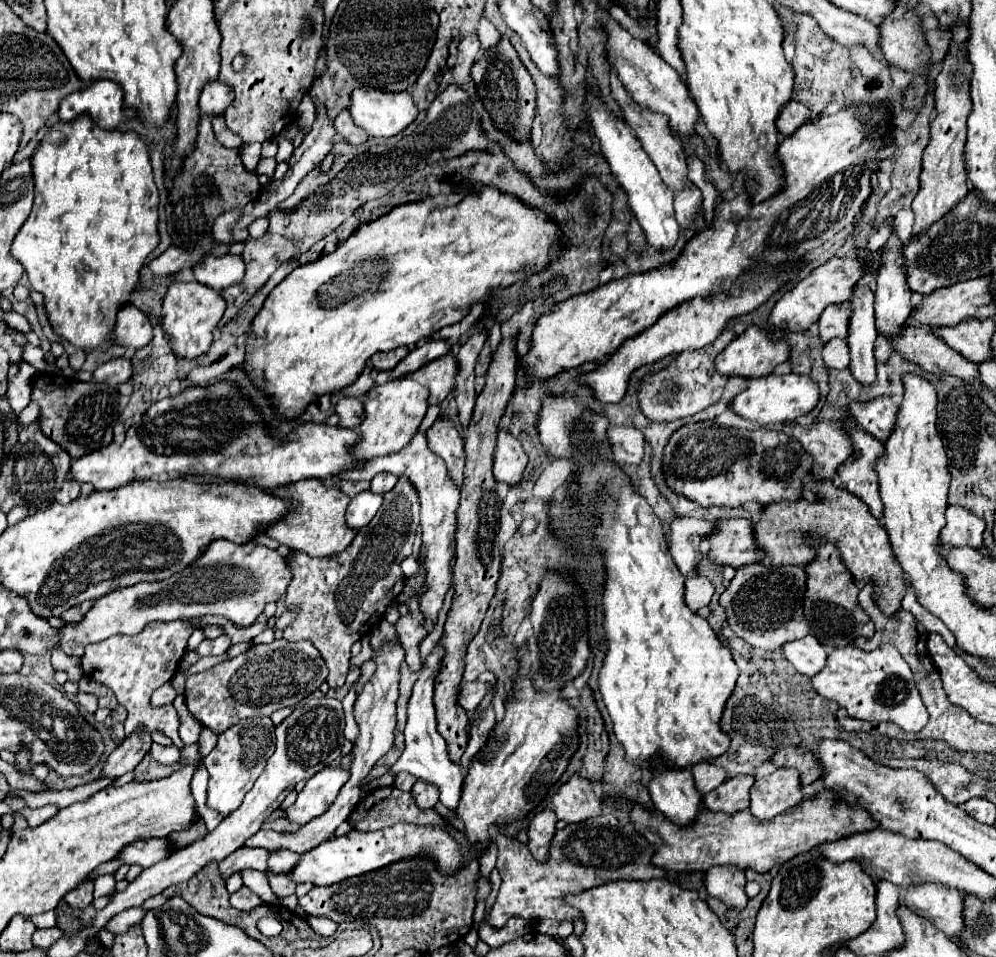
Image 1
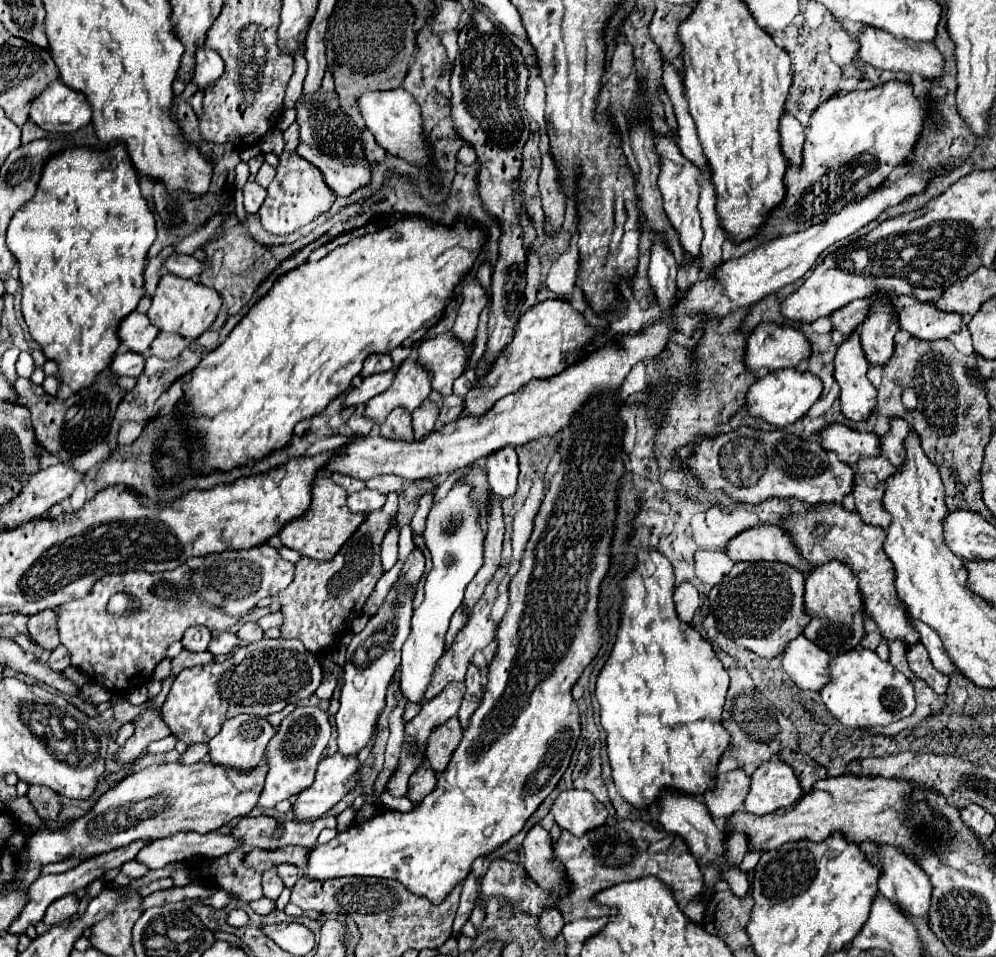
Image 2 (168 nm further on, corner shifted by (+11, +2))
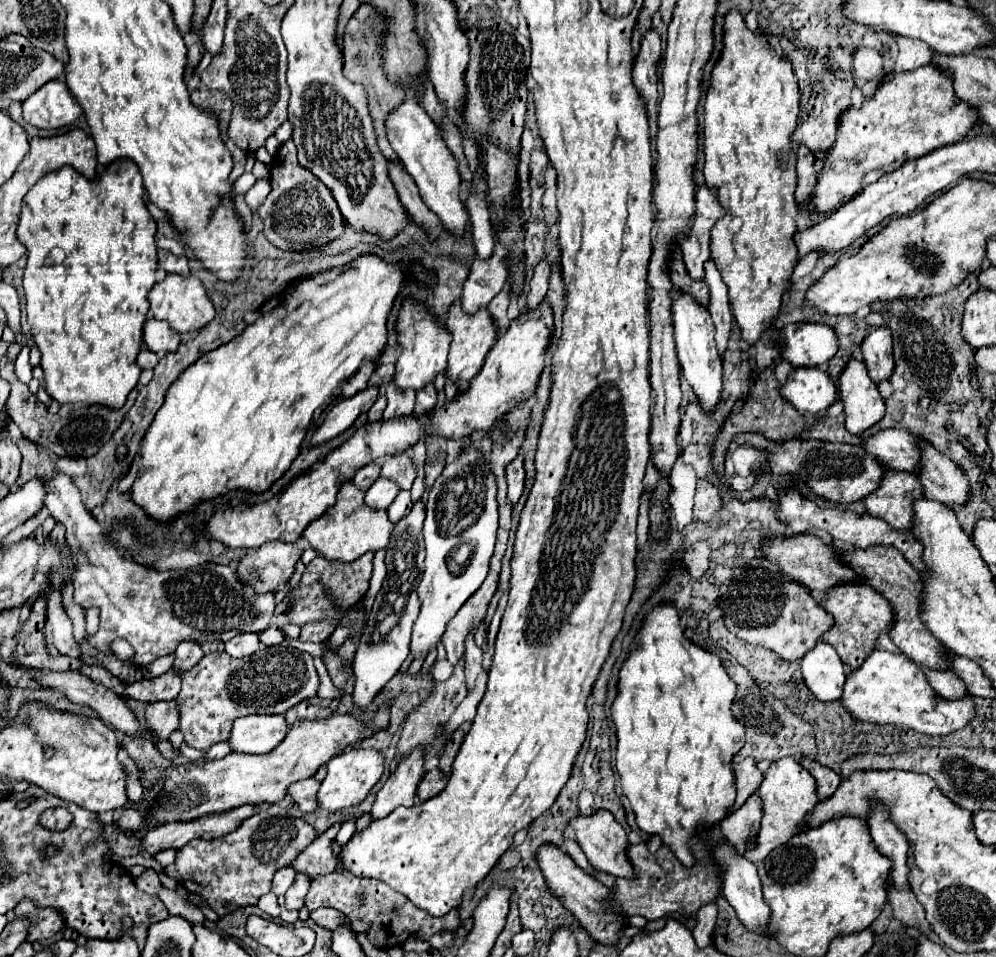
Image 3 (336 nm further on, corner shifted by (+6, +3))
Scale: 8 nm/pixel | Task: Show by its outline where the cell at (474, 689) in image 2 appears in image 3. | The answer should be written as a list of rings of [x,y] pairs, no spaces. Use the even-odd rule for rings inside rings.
[[[467,636],[467,640],[465,640],[465,678],[469,684],[469,692],[473,690],[473,682],[481,670],[483,670],[481,648],[473,642],[473,636]]]

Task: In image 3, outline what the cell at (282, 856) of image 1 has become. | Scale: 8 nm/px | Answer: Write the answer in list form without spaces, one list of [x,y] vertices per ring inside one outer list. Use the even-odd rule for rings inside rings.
[[[297,874],[293,886],[285,894],[285,906],[289,910],[301,910],[305,906],[303,902],[305,902],[307,890],[309,890],[309,878],[305,874]]]

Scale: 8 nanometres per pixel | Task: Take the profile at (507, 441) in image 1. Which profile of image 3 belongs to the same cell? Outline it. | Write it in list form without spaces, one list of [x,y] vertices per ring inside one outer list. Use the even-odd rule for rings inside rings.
[[[517,456],[513,464],[507,468],[507,486],[509,486],[509,500],[513,504],[519,502],[523,490],[525,490],[525,468],[523,468],[523,456]]]

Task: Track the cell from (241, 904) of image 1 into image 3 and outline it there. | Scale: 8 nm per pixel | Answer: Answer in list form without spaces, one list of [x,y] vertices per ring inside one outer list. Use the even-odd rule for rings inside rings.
[[[273,892],[265,894],[265,896],[259,900],[259,908],[261,908],[263,912],[267,912],[271,918],[277,918],[279,912],[281,912],[279,902],[277,902],[277,896],[273,896]]]

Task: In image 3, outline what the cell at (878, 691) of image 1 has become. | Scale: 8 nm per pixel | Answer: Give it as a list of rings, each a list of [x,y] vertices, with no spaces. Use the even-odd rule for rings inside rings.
[[[875,650],[859,670],[847,674],[841,704],[863,722],[907,726],[929,736],[945,736],[961,730],[977,714],[971,694],[965,692],[965,696],[959,700],[945,700],[937,696],[919,664],[915,664],[903,652],[893,654],[887,650]]]

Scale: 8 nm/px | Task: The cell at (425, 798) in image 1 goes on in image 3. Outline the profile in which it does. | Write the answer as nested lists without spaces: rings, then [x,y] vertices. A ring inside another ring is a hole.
[[[433,768],[429,772],[425,772],[423,780],[419,782],[419,788],[417,788],[417,796],[421,802],[437,796],[439,792],[443,792],[447,786],[447,776],[439,770],[439,768]]]

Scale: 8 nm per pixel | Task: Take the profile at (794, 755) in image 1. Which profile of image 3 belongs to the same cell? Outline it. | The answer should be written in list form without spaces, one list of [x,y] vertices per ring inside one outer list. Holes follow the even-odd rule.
[[[803,758],[803,760],[801,760],[801,766],[803,766],[805,770],[809,770],[809,772],[813,774],[813,778],[817,780],[817,794],[819,794],[821,800],[833,796],[835,790],[837,790],[837,786],[839,786],[841,780],[843,780],[843,778],[841,778],[839,774],[835,774],[831,768],[827,768],[827,766],[823,766],[823,764],[811,760],[811,758]]]

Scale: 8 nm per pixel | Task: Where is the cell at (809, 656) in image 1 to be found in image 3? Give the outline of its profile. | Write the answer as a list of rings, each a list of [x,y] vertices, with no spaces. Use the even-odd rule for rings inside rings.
[[[819,642],[811,652],[801,660],[803,680],[821,702],[839,700],[845,684],[845,664],[839,654],[825,642]]]

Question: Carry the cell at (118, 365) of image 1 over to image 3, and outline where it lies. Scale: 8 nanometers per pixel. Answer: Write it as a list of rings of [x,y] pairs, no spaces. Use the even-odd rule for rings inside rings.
[[[143,348],[141,354],[139,354],[139,358],[137,358],[137,364],[139,364],[143,370],[151,370],[151,368],[155,368],[157,362],[159,362],[157,354],[151,352],[151,350],[147,350],[147,348]]]

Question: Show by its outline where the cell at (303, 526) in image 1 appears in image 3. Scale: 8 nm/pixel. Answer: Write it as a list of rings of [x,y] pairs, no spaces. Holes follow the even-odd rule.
[[[347,482],[341,486],[337,494],[337,504],[331,506],[321,518],[311,522],[303,532],[303,538],[315,548],[321,556],[329,560],[343,560],[351,562],[365,552],[377,552],[387,546],[389,534],[393,530],[393,522],[387,516],[387,510],[375,510],[365,504],[365,492],[355,484]]]

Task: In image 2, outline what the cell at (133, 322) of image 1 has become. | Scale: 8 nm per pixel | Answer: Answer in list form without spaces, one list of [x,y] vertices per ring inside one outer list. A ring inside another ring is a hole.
[[[132,311],[126,315],[118,325],[118,339],[120,343],[136,353],[146,353],[152,339],[158,335],[158,329],[148,321],[146,315]]]

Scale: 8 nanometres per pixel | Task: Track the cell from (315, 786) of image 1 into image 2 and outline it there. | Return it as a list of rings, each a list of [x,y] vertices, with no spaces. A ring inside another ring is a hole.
[[[336,753],[318,763],[314,783],[300,791],[296,803],[292,805],[294,819],[318,819],[328,809],[332,809],[354,785],[358,779],[360,763],[356,757],[344,757]]]

